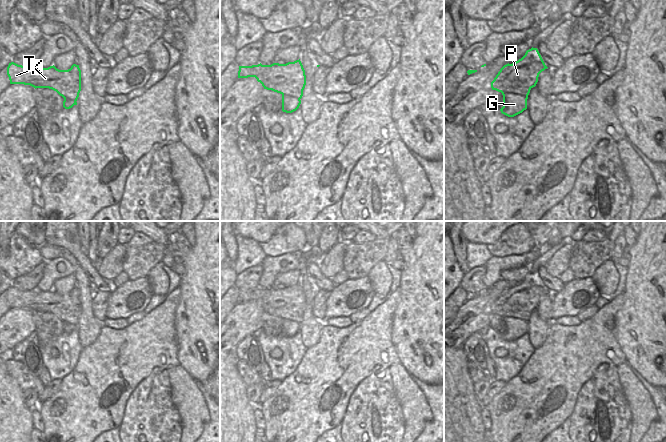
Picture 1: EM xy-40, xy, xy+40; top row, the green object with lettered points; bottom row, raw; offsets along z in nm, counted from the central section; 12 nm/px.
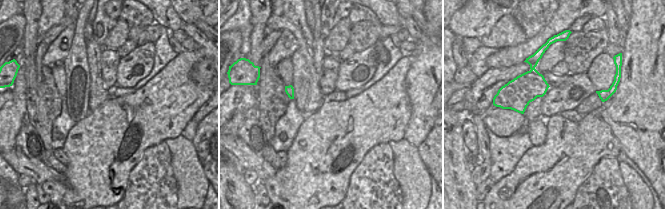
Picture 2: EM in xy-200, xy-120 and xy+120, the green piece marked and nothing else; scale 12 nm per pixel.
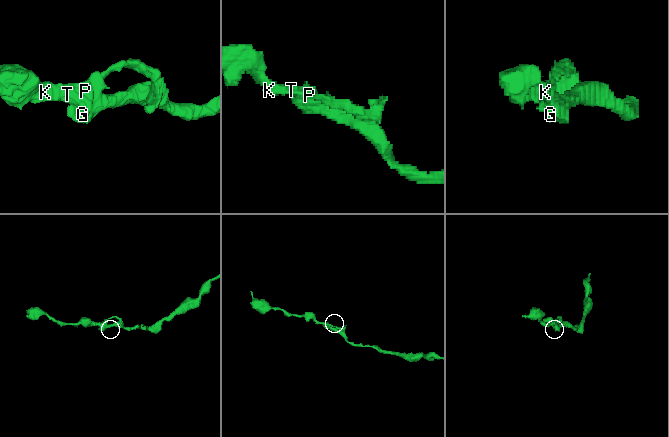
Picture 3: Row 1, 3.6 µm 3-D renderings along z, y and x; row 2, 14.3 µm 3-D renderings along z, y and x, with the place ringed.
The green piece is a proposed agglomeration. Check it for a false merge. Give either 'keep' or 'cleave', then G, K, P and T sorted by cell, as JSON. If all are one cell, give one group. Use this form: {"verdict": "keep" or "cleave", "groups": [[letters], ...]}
{"verdict": "keep", "groups": [["G", "K", "P", "T"]]}

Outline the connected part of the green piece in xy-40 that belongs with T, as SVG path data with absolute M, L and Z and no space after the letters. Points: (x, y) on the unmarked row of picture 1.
M9 287L7 299L10 308L24 308L36 312L49 312L64 322L63 331L70 333L77 329L81 315L81 294L73 288L68 294L59 294L54 289L43 292L38 288L22 290Z

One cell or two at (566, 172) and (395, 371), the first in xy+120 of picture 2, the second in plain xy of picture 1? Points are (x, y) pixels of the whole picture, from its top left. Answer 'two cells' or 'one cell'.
two cells

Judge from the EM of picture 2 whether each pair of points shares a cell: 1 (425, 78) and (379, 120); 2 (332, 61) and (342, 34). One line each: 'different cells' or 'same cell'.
1: different cells
2: different cells

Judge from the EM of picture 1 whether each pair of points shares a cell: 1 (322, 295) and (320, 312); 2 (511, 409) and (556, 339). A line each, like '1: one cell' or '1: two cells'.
1: one cell
2: one cell

